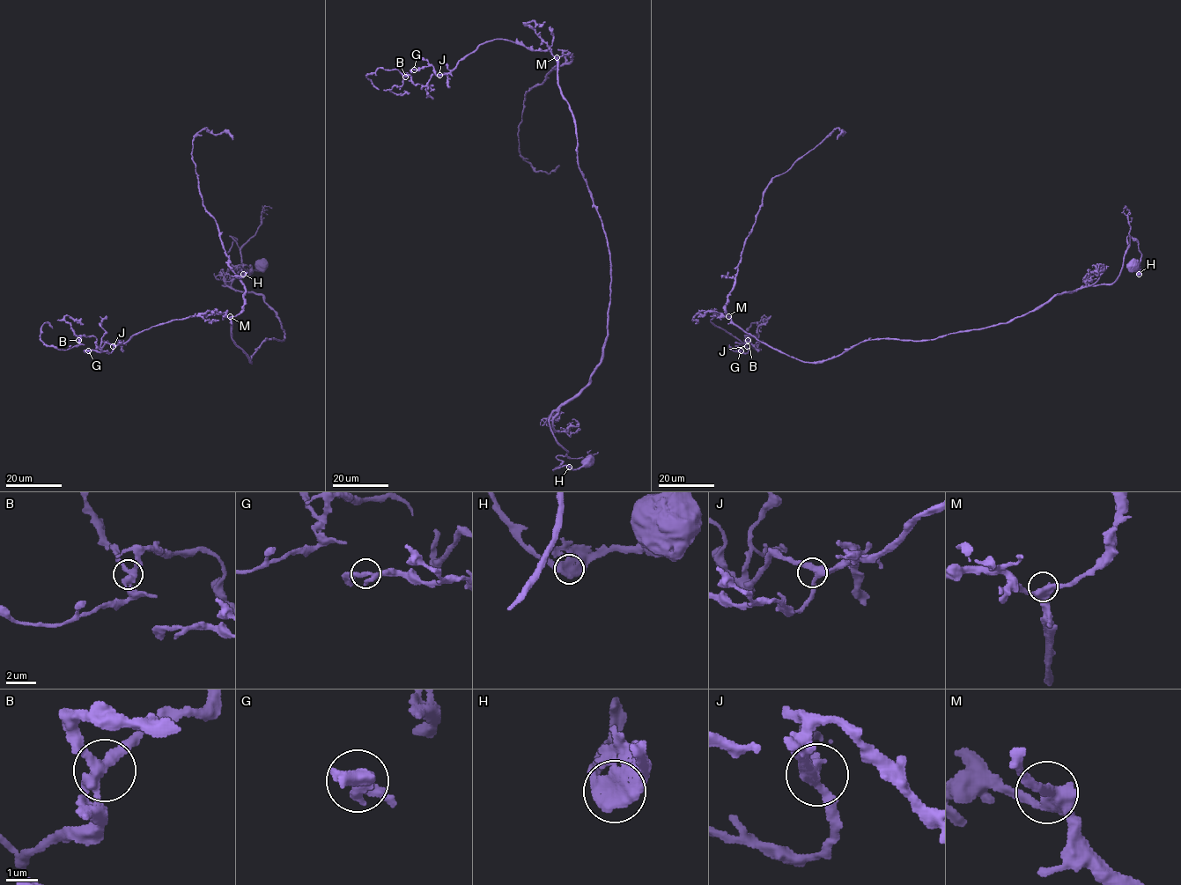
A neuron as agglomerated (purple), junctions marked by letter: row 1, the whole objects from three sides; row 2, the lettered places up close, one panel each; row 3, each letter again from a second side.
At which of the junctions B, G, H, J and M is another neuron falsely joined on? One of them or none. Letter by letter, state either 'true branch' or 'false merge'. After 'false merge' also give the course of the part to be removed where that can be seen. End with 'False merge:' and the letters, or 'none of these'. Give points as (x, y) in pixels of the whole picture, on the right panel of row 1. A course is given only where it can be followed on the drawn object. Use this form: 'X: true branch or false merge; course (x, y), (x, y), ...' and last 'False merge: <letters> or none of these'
B: true branch
G: true branch
H: true branch
J: true branch
M: true branch
False merge: none of these

